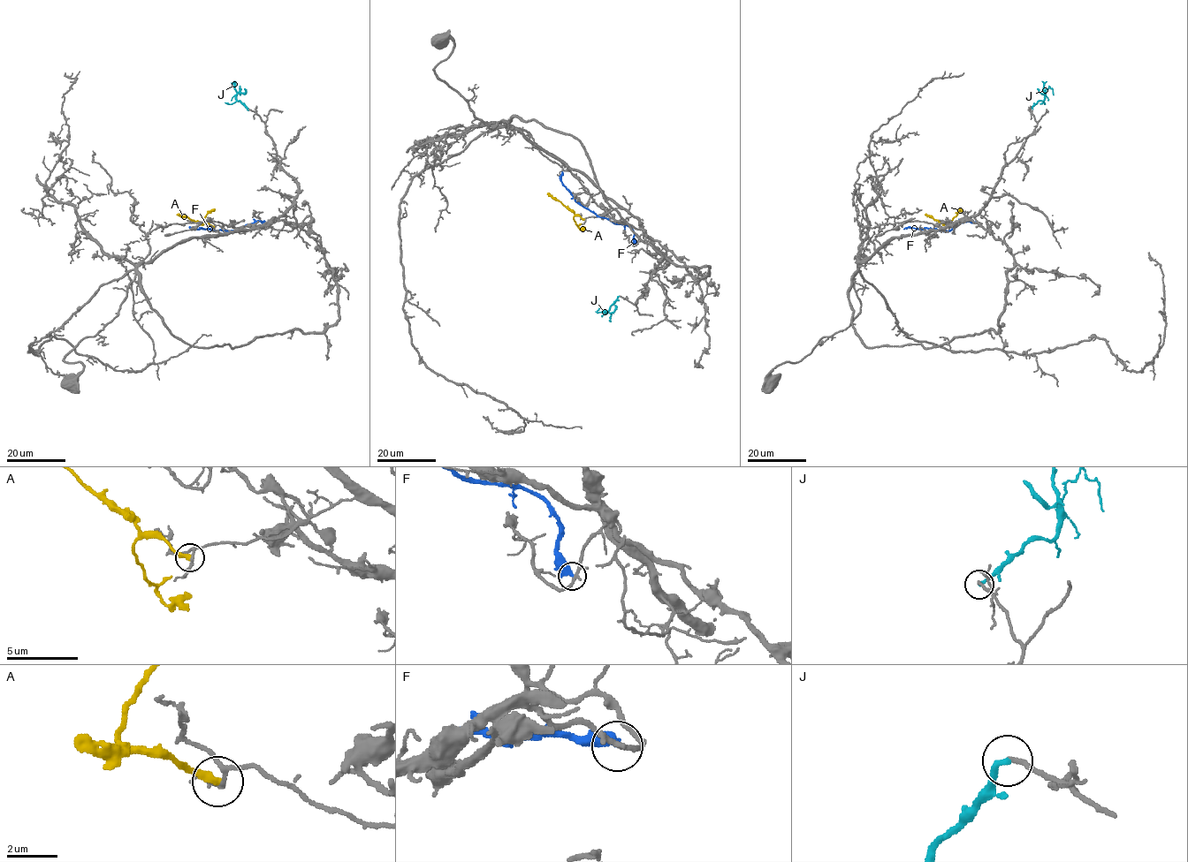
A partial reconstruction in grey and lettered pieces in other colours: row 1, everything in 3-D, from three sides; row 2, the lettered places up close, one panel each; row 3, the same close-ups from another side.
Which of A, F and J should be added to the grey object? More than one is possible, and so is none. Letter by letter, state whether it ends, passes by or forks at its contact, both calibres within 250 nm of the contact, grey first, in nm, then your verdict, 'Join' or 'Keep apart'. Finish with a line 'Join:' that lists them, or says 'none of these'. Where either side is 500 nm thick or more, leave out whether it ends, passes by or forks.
A: It ends there. Thickness 150 nm (grey) against 320 nm. Keep apart
F: It ends there. Thickness 170 nm (grey) against 440 nm. Keep apart
J: It ends there. Thickness 200 nm (grey) against 240 nm. Keep apart
Join: none of these

